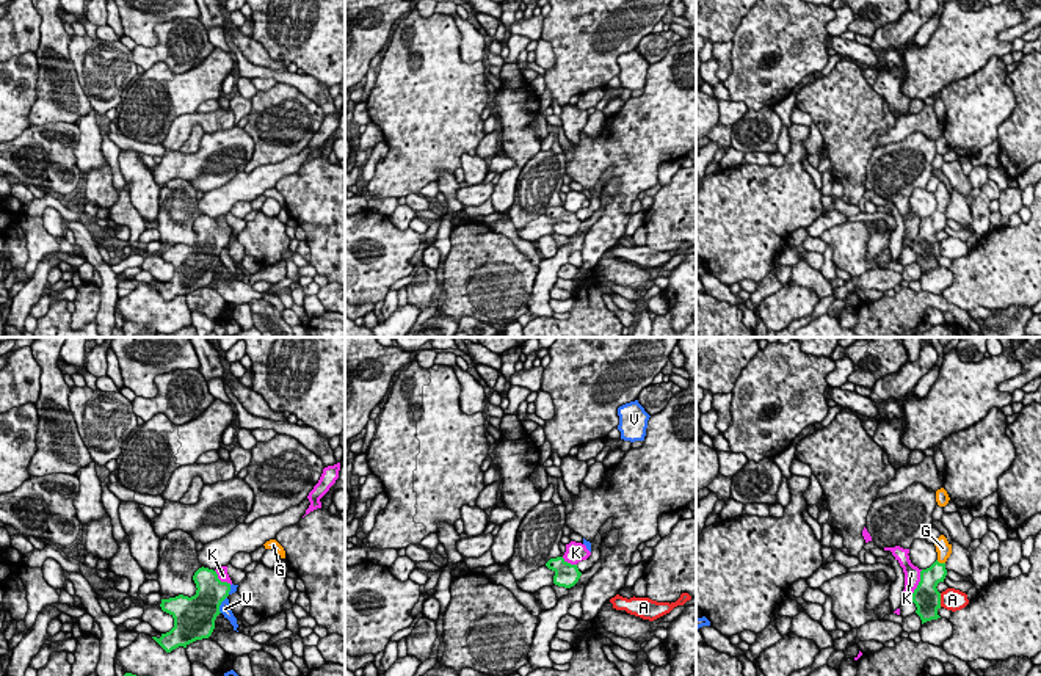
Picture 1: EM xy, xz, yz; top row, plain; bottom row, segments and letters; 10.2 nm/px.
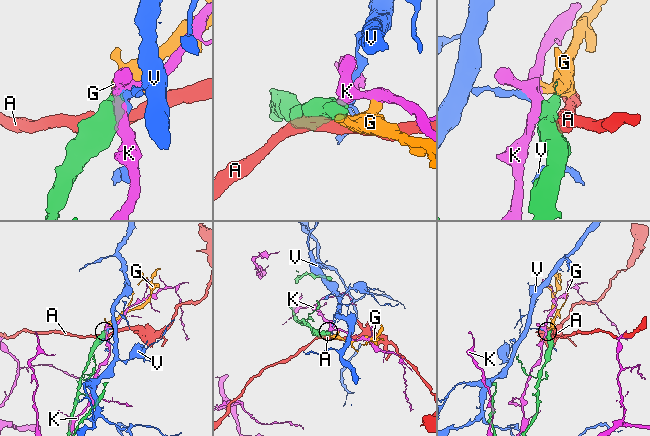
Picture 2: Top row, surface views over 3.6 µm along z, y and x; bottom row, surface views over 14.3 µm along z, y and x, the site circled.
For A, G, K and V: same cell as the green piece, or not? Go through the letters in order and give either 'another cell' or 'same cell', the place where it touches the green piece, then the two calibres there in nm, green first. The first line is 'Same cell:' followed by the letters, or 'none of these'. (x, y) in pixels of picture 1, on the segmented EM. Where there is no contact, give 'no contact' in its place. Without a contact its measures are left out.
Same cell: G
A: another cell; contact yz (939, 599); calibres 280 and 220 nm
G: same cell; contact yz (941, 563); calibres 200 and 160 nm
K: another cell; contact yz (919, 582); calibres 280 and 160 nm
V: another cell; contact xy (220, 604); calibres 380 and 120 nm

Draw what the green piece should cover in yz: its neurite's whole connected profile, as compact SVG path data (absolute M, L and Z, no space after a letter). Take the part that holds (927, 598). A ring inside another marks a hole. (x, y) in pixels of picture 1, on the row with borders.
M944 535L936 541L938 560L927 569L920 571L920 582L912 593L912 602L916 604L916 613L920 616L922 624L931 620L941 618L938 610L941 609L941 593L938 583L944 582L947 576L945 562L952 554L952 544Z

